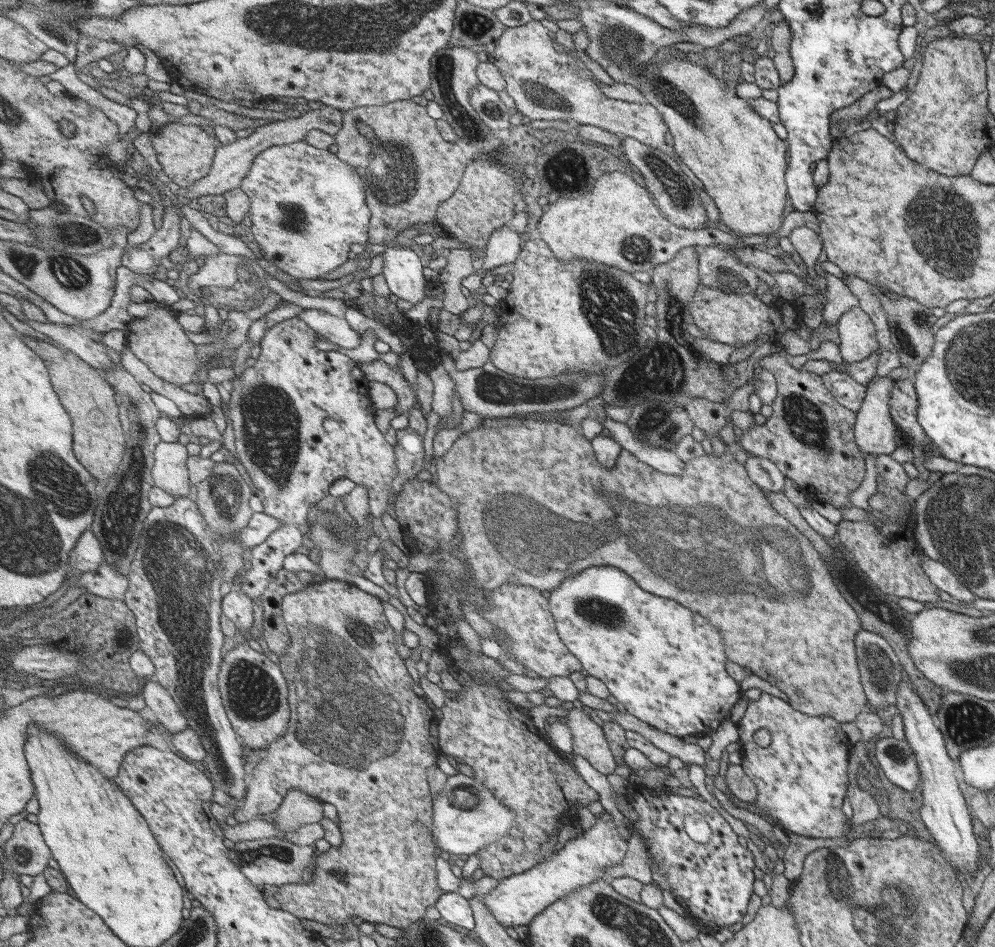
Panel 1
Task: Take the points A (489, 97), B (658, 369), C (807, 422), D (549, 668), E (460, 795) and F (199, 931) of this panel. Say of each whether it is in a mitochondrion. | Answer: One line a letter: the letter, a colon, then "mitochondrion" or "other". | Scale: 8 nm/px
A: other
B: mitochondrion
C: mitochondrion
D: other
E: mitochondrion
F: mitochondrion

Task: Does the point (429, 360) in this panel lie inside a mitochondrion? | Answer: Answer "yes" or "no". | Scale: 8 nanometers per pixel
no

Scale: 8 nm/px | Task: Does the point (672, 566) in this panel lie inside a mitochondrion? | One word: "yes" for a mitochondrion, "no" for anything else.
yes

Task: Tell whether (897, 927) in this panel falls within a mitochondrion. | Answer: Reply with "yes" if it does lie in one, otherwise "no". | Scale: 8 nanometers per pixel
yes

